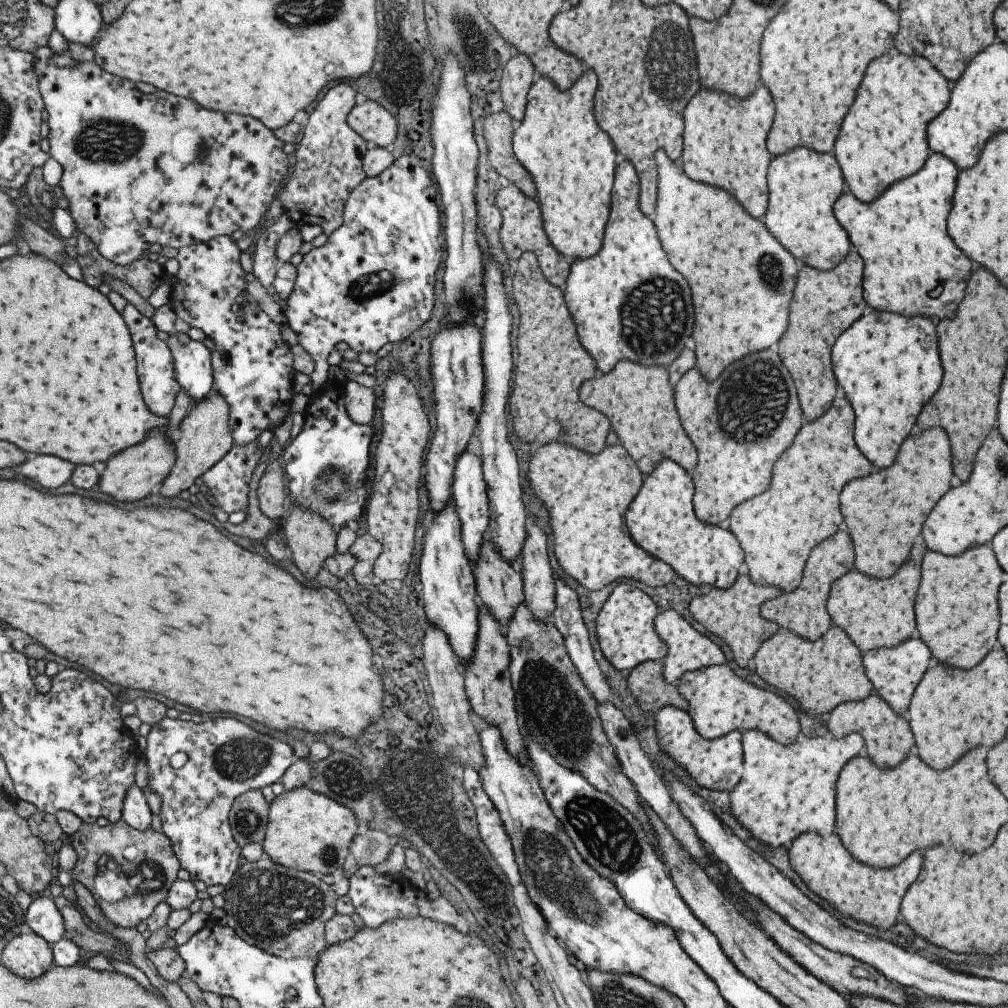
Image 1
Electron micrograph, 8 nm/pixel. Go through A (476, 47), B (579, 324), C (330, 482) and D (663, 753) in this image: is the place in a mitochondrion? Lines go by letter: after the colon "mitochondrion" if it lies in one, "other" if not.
A: mitochondrion
B: other
C: mitochondrion
D: other

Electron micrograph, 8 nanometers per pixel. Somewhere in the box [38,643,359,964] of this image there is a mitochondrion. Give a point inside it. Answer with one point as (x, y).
(272, 905)

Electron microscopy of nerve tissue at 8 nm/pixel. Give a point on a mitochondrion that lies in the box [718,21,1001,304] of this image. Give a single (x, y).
(770, 269)

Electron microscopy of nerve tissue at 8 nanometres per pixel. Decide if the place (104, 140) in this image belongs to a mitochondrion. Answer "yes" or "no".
yes

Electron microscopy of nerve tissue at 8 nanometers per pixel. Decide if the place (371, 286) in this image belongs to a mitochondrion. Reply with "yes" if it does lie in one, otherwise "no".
yes

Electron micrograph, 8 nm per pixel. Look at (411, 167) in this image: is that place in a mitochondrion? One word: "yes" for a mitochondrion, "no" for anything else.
no

